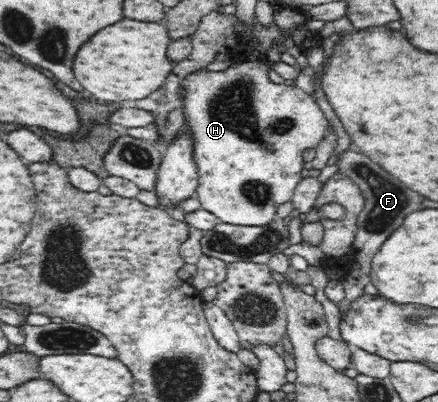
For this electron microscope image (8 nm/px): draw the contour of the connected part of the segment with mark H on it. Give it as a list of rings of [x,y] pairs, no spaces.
[[[265,61],[236,63],[226,71],[209,73],[200,70],[183,81],[187,90],[184,100],[185,120],[194,139],[194,160],[198,167],[198,187],[195,198],[201,208],[217,217],[219,223],[236,226],[264,226],[276,221],[277,207],[292,199],[301,181],[301,153],[321,141],[328,131],[329,121],[313,95],[299,87],[275,85],[269,81]]]

